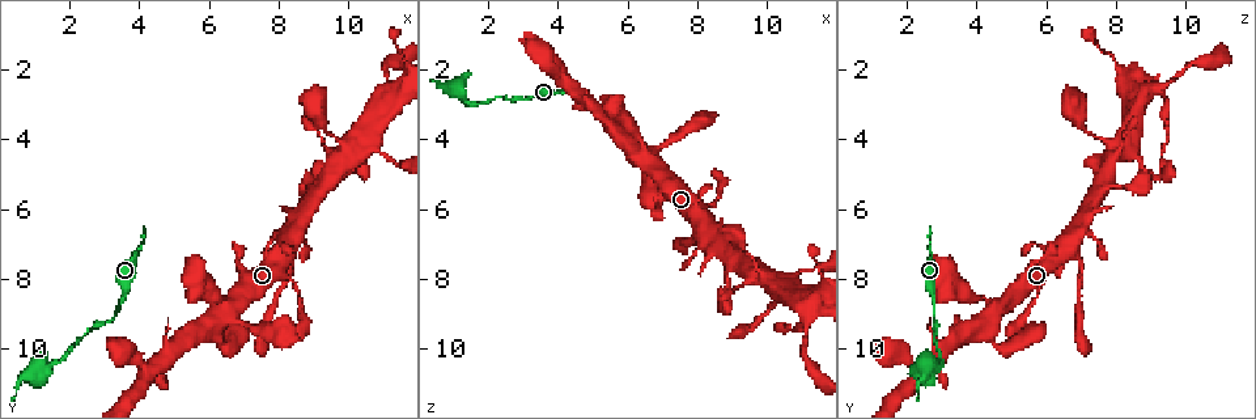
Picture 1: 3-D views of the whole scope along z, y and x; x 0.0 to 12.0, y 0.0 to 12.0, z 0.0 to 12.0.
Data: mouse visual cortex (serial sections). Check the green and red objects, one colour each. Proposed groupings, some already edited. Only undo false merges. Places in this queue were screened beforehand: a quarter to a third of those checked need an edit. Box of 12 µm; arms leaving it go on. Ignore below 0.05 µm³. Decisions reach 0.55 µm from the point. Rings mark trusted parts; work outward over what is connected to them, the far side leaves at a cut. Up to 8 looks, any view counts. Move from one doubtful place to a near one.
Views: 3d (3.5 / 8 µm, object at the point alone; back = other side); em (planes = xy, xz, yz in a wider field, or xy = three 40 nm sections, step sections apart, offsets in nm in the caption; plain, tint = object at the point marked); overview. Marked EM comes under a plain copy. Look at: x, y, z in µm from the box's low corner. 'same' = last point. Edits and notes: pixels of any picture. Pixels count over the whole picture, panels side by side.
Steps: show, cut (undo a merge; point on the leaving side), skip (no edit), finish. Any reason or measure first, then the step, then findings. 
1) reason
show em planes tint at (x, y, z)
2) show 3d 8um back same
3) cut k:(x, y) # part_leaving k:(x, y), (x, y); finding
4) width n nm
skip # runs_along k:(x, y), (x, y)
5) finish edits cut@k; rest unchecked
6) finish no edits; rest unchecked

narrows sharply
show 3d 3.5um at (3.3, 9.1, 2.8)

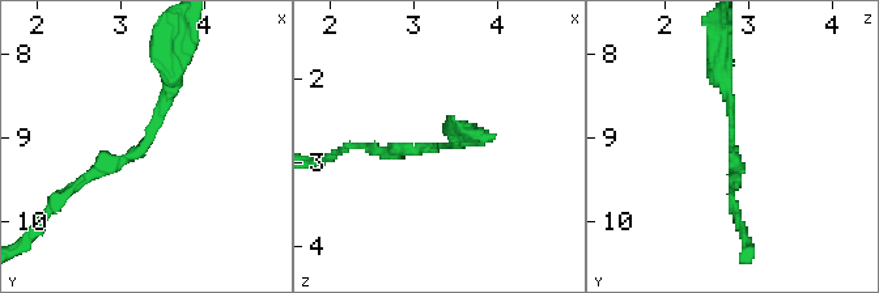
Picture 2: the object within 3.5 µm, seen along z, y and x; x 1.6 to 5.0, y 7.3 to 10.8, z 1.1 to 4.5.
arm_widths 150, 250 nm; shape alone is not enough
show em xy step 3 tint at (3.30, 9.05, 2.75)

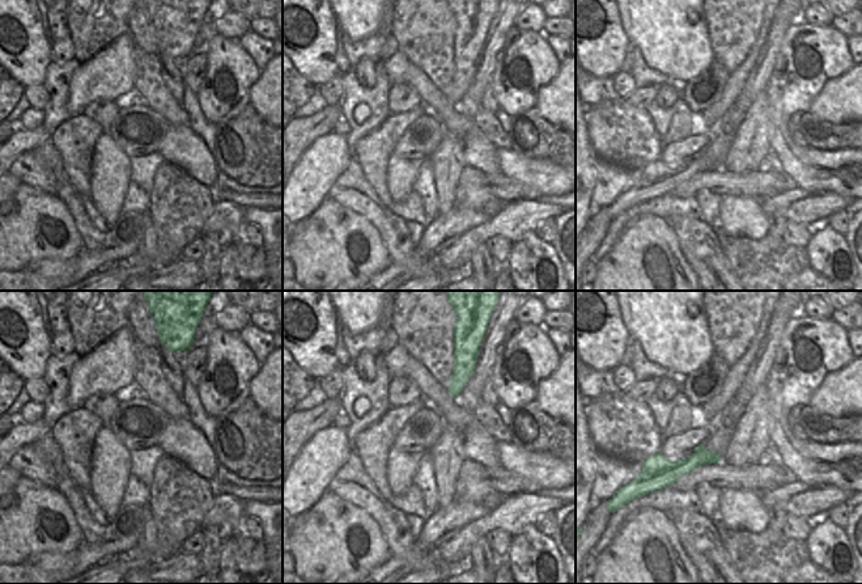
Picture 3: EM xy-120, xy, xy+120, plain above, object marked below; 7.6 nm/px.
skip # runs_along 2:(173, 62), (153, 137), (72, 186); continuous, no second cell

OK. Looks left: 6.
abrupt turn
show 3d 3.5um at (1.3, 10.5, 2.9)

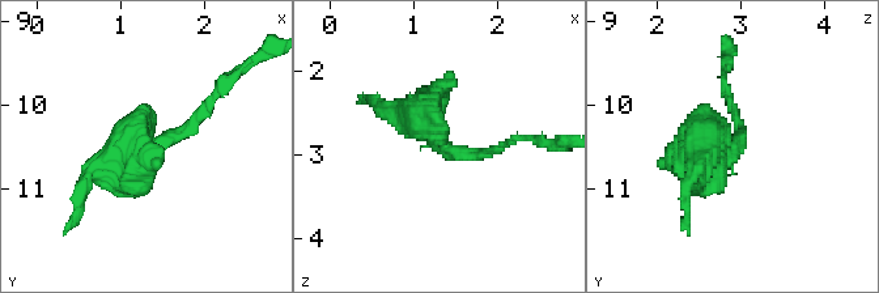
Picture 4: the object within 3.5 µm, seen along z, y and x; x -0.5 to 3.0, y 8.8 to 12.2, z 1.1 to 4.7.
show em xy step 5 tint at (1.40, 10.50, 2.95)

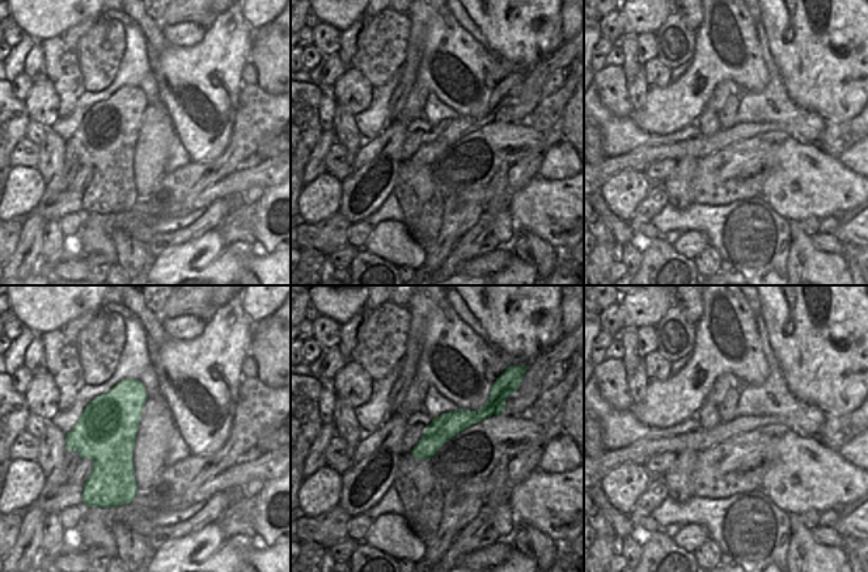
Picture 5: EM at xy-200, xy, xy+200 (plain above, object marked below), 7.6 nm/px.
cut it another way
show em planes tint same

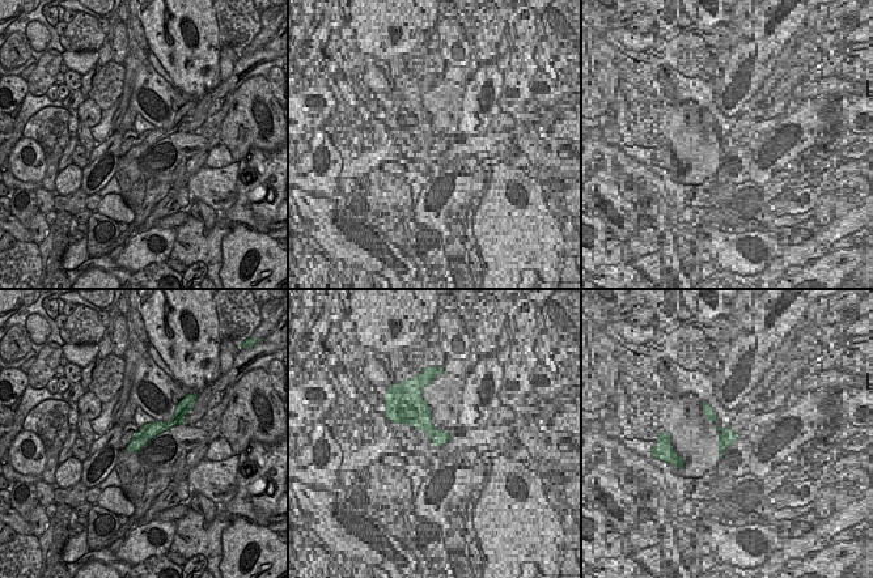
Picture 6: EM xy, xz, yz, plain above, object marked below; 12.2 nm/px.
cut 4:(436, 139) # part_leaving 4:(476, 153), (453, 153), (412, 115), (433, 100); a second cell is stuck on

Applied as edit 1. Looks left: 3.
show overview

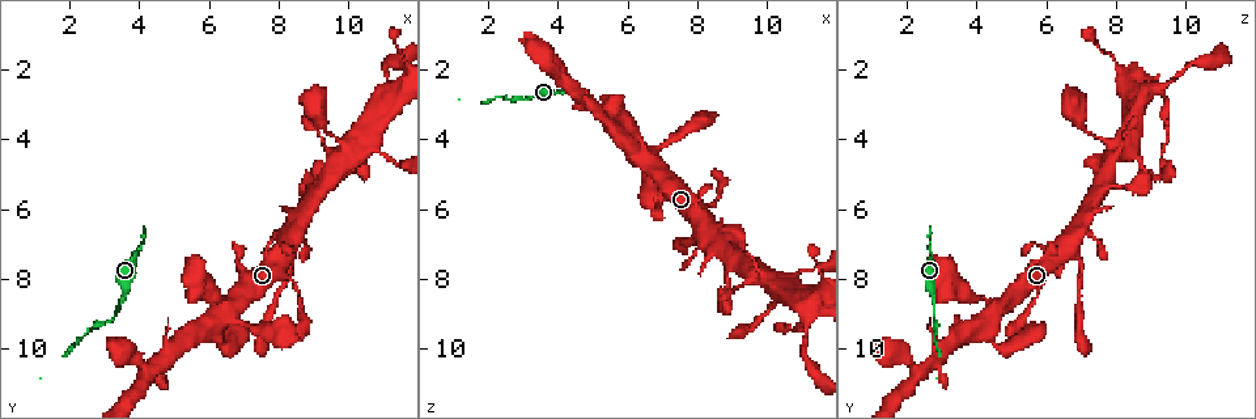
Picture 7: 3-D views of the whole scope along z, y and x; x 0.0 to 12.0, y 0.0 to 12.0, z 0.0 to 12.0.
small branch off a trunk
show 3d 3.5um at (9.9, 4.2, 7.8)

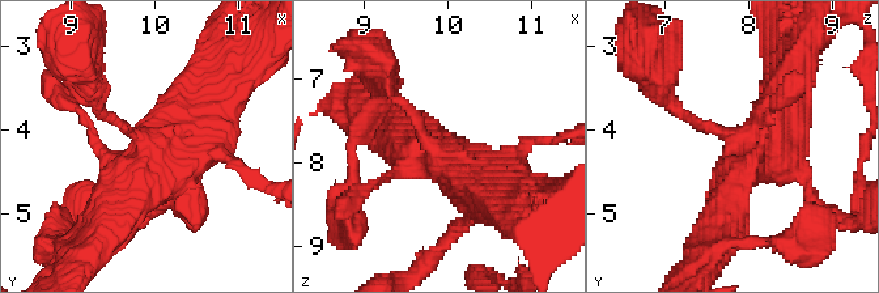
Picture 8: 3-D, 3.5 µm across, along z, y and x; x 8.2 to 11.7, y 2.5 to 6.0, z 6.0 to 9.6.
show em planes tint at (9.85, 4.15, 7.80)

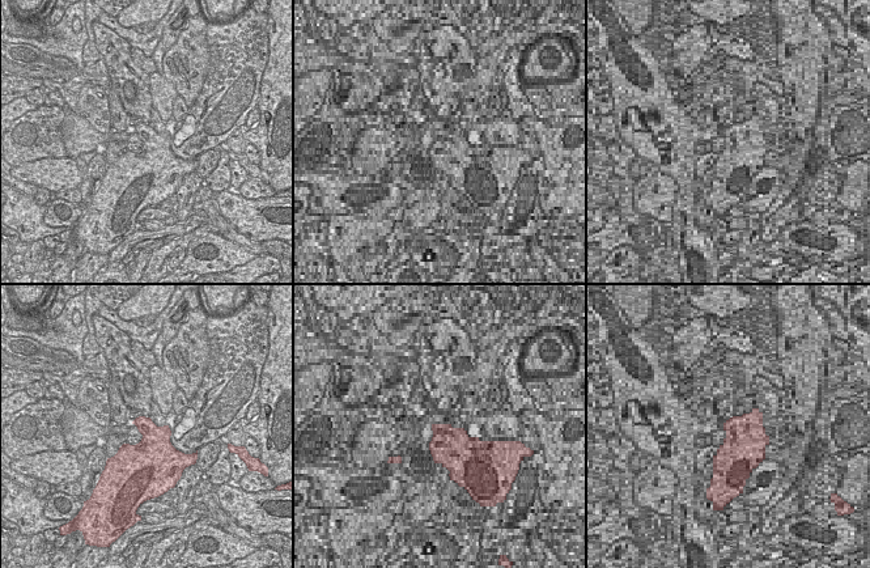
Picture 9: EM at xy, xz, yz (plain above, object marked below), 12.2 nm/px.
skip # runs_along 8:(107, 226), (203, 106); one cell here

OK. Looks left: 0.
finish edits cut@4; rest unchecked

